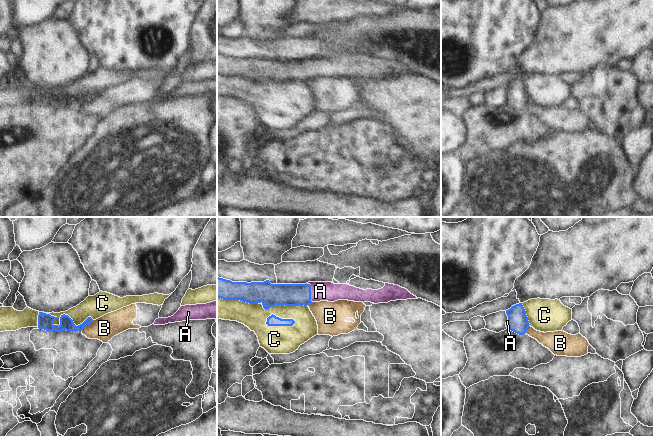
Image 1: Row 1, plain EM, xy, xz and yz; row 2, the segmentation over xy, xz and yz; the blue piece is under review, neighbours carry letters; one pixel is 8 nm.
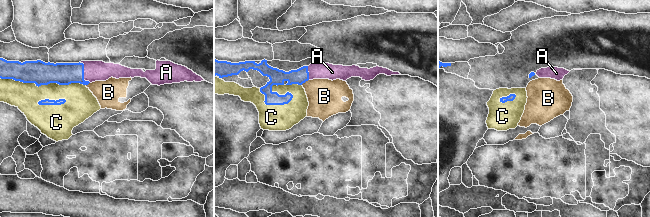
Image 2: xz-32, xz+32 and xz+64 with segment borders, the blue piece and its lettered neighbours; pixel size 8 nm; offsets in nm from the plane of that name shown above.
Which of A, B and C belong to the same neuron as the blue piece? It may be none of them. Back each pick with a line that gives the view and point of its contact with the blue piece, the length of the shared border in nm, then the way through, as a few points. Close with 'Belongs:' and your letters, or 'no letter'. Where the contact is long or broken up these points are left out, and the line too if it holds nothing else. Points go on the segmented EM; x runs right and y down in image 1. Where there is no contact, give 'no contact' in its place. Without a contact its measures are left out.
A: meets blue in xz at (310, 292); contact 170 nm long; runs through xz (279, 294), (310, 292), (320, 291)
Belongs: A

